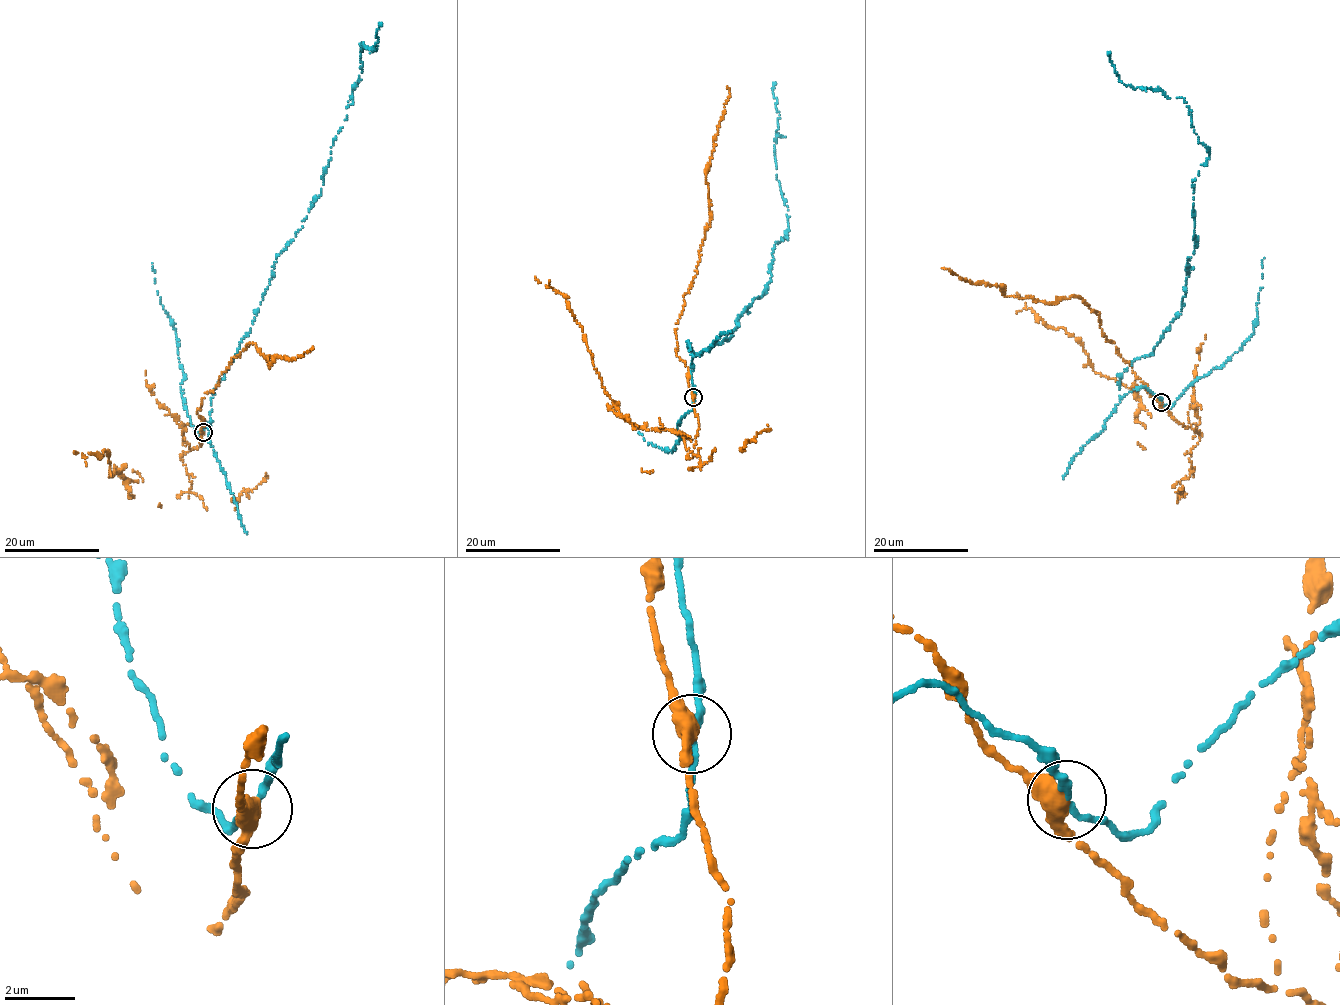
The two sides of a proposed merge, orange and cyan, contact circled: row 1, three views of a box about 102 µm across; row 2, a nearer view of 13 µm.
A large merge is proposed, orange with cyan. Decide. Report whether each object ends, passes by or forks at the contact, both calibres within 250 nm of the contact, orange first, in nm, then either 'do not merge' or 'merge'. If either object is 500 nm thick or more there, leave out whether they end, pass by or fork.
orange passes by; cyan passes by; calibres 400 and 170 nm; do not merge

